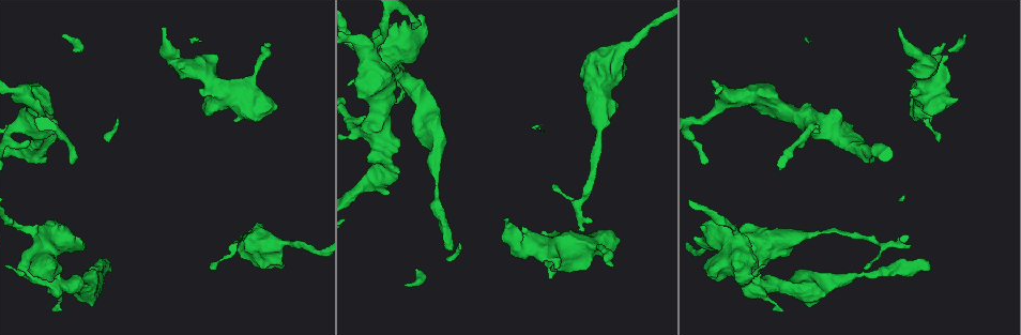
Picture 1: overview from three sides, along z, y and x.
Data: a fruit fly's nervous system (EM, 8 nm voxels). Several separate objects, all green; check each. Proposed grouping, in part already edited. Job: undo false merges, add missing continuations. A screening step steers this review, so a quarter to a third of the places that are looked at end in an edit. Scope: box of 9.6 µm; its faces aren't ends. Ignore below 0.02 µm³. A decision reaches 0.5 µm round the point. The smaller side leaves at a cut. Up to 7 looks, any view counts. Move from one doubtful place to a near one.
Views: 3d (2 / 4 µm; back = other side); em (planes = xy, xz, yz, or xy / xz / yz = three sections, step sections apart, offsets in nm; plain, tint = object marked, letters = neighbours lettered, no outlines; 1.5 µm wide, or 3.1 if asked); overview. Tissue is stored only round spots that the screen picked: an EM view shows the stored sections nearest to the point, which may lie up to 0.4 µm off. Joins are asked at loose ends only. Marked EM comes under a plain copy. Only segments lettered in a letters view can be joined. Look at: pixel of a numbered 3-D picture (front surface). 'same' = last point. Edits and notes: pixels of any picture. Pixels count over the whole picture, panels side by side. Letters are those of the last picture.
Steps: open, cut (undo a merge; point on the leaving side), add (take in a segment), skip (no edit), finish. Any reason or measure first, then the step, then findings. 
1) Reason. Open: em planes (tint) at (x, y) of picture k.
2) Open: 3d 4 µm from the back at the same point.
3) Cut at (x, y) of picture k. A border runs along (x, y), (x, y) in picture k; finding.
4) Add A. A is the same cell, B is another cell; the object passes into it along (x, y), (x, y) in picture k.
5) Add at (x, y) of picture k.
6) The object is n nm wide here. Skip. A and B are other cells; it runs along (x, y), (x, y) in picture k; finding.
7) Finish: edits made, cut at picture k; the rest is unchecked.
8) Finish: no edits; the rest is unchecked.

Open: em 3.1 µm yz step 16 (tint) at (909, 248) of picture 1.

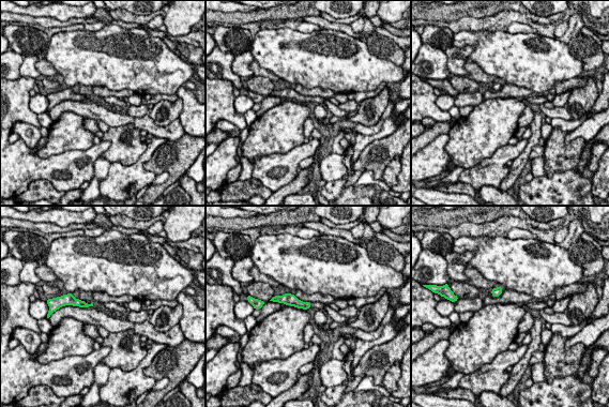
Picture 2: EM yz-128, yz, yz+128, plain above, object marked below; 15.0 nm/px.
Open: em 3.1 µm planes (letters) at the same point.

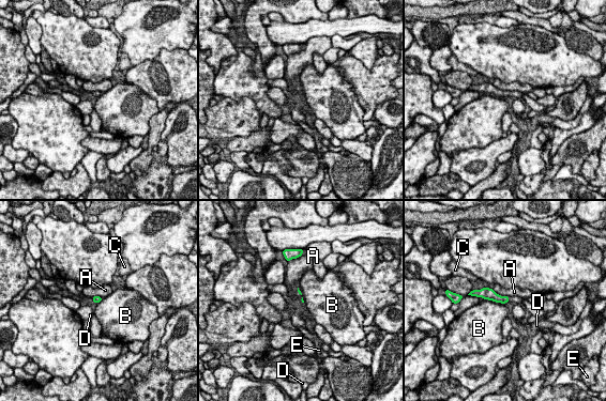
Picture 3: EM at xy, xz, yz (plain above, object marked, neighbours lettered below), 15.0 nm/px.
Add E. E is the same cell, A, B, C and D are other cells; it goes on there.

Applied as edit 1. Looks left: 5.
Free end. Open: em xy step 4 (letters) at (411, 25) of picture 1.

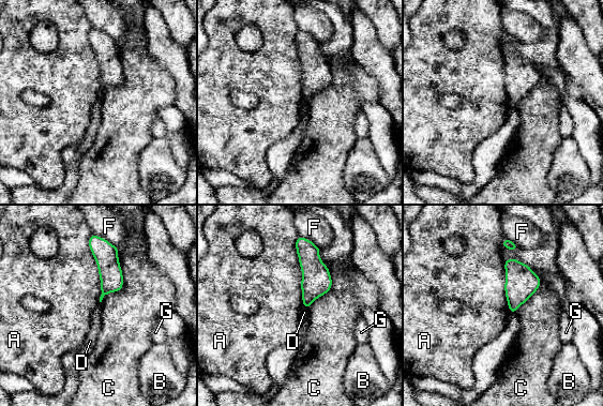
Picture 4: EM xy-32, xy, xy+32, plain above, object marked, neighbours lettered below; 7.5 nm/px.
Skip. A, B, C, D, F and G are other cells; none of them fits.

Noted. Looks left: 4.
Branch stops here. Open: em planes (letters) at (52, 309) of picture 1.

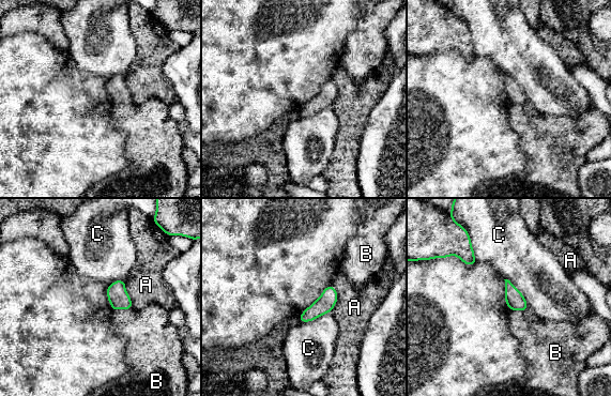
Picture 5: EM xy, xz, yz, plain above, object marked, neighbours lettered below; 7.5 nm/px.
Skip. A, B and C are other cells; a border runs along (504, 278), (522, 294), (529, 306) in picture 5; no lettered segment goes on from it.

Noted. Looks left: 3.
Finish: edits made, add at picture 3; the rest is unchecked.

